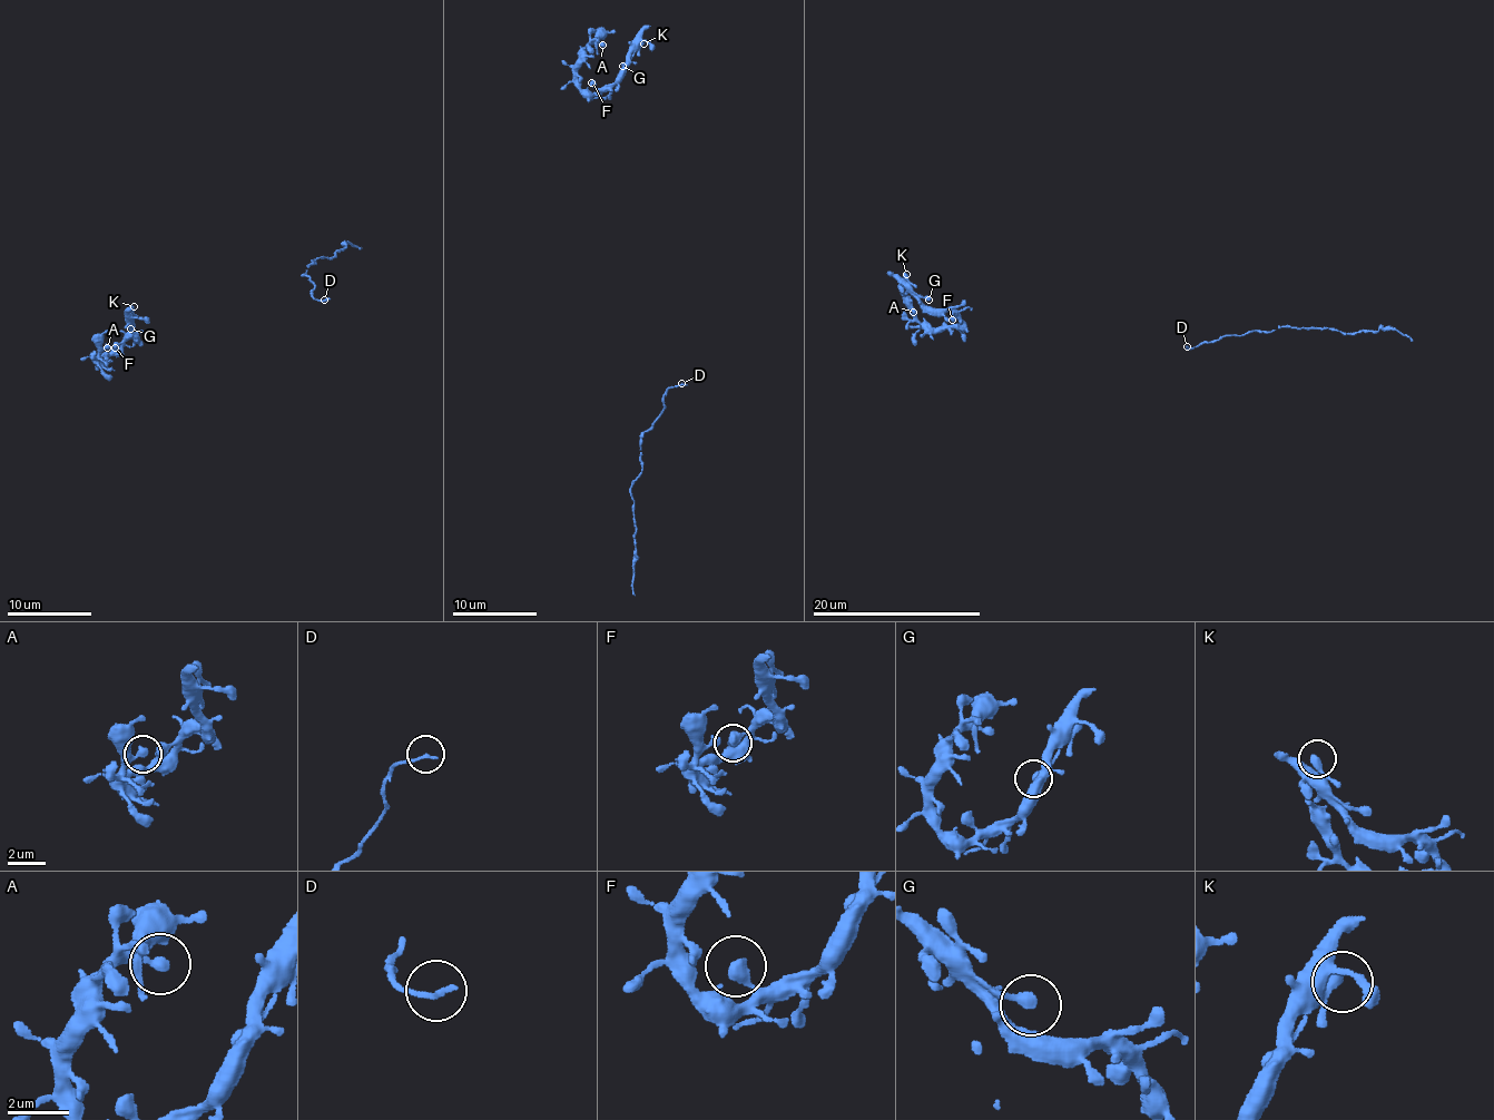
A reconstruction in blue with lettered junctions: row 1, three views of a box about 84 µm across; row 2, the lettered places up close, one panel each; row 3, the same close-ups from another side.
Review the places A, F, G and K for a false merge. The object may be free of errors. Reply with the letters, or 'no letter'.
no letter

